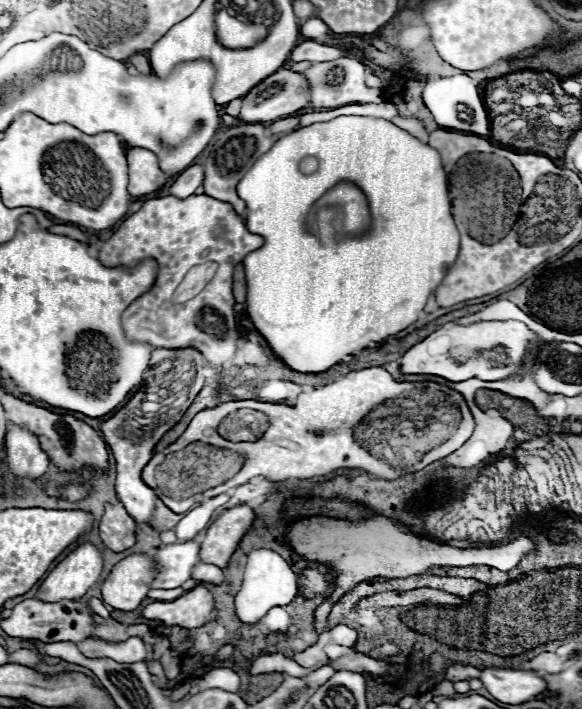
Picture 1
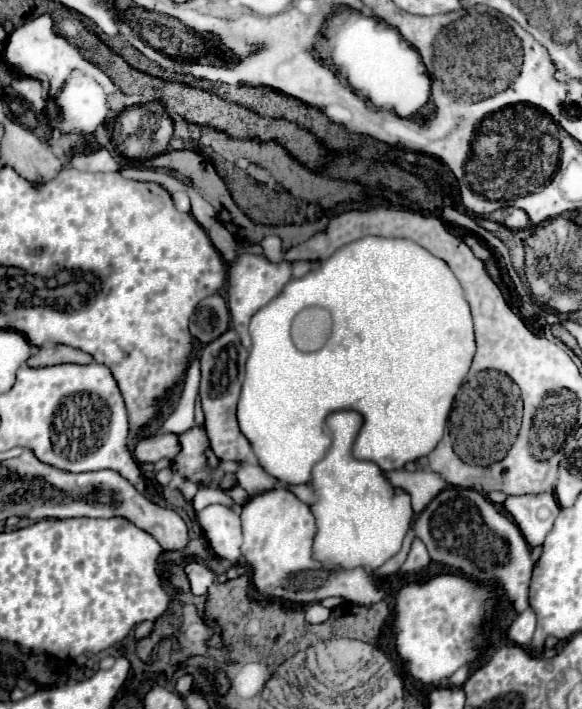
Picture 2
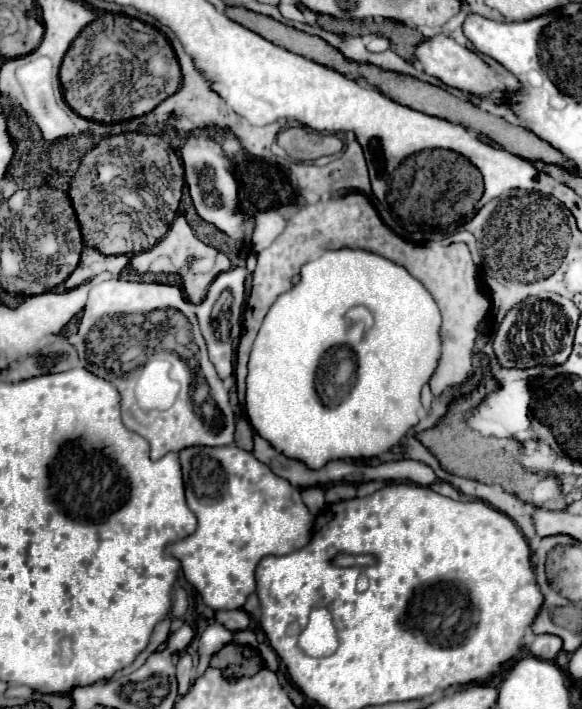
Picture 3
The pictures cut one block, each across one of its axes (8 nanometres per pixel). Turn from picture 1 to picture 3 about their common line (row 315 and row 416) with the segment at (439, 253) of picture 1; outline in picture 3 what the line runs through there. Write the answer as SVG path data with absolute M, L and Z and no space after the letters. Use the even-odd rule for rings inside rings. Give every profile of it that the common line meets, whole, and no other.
M326 250L318 260L306 262L300 268L298 284L280 294L270 306L252 344L246 376L246 414L252 428L286 458L298 460L310 470L320 470L332 460L358 460L374 458L384 452L402 452L402 440L420 422L420 392L440 364L440 326L442 314L434 296L404 266L370 250ZM358 304L374 314L374 326L366 336L362 336L360 326L354 326L350 332L346 330L344 314ZM334 346L350 346L356 356L358 378L352 392L338 406L326 408L316 394L314 378L322 354Z

